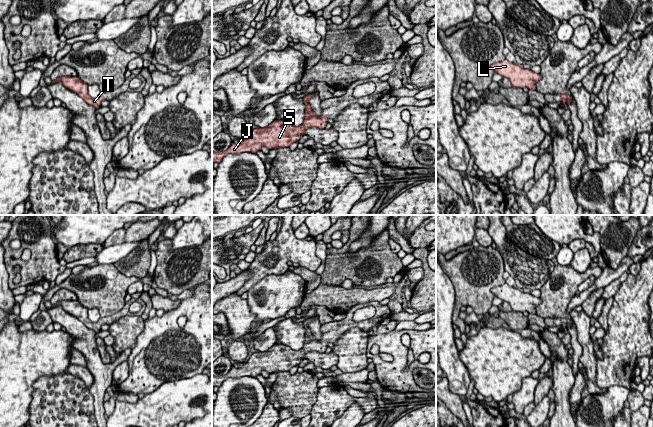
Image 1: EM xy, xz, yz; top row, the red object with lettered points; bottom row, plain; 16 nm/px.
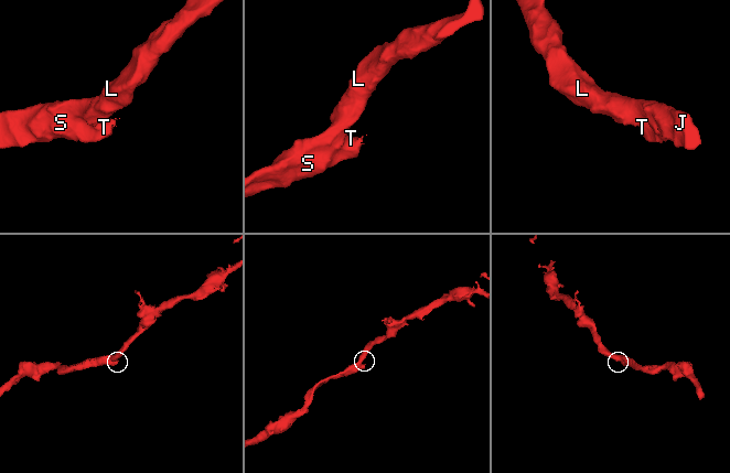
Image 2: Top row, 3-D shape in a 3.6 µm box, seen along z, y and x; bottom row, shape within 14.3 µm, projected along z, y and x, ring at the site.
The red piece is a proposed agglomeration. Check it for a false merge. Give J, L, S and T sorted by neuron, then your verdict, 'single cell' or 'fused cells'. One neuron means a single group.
groups J L S T; single cell

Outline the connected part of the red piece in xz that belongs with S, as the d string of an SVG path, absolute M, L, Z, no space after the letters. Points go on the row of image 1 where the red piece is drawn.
M313 94L303 97L305 108L305 118L301 125L293 126L291 123L283 120L275 120L268 127L253 129L249 136L240 144L232 143L230 147L223 152L212 152L212 163L219 163L228 154L237 154L242 152L256 153L262 147L269 150L276 148L289 147L305 135L305 130L310 127L324 129L327 124L327 117L317 116L312 110L309 99Z

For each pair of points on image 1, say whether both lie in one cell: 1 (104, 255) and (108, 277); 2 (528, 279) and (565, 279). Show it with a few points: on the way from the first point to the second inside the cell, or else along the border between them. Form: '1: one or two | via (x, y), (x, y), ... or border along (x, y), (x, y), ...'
1: two | border along (112, 263), (101, 263), (98, 265)
2: two | border along (555, 266), (548, 279), (539, 289)

